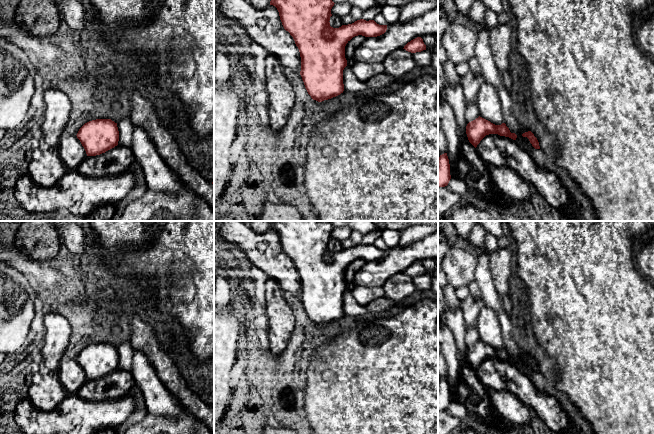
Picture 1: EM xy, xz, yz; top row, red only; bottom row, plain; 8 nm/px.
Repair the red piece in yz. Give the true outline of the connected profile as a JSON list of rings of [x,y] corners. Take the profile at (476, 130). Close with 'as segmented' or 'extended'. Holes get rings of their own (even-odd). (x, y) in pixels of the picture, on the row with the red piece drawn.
[[[480,116],[467,124],[466,134],[469,142],[475,148],[480,141],[489,134],[498,134],[500,136],[509,137],[513,140],[516,140],[517,138],[517,135],[515,133],[511,133],[505,123],[495,125]]] | as segmented

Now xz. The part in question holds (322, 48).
[[[271,0],[270,5],[277,8],[282,25],[286,31],[293,37],[296,46],[299,49],[301,57],[300,75],[304,82],[308,94],[313,100],[322,102],[331,99],[343,93],[343,70],[347,66],[345,58],[345,46],[355,36],[377,37],[384,34],[387,25],[379,25],[374,20],[366,21],[360,19],[352,24],[342,25],[339,28],[330,26],[331,9],[334,6],[332,0]]] | as segmented

